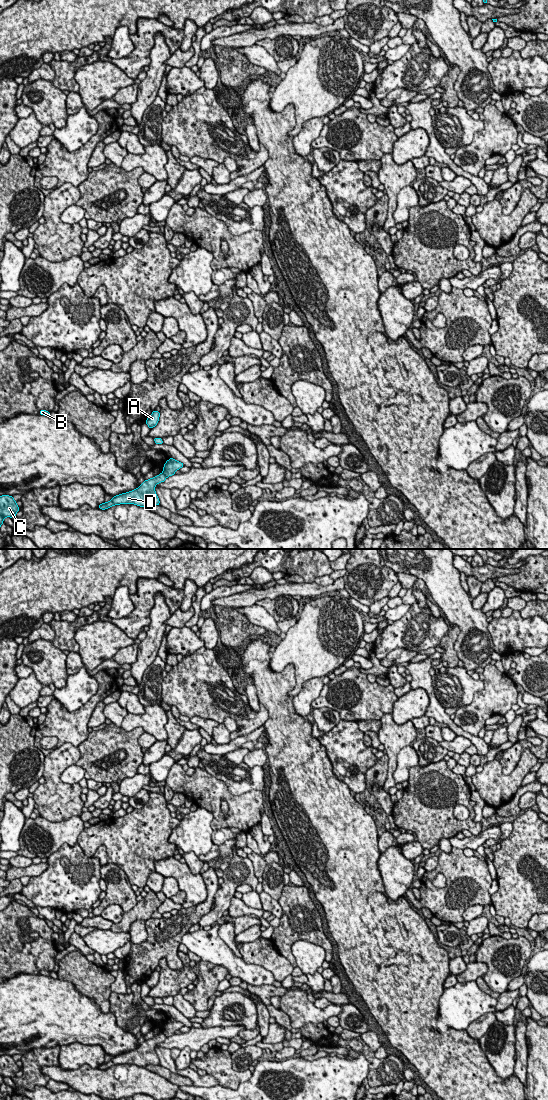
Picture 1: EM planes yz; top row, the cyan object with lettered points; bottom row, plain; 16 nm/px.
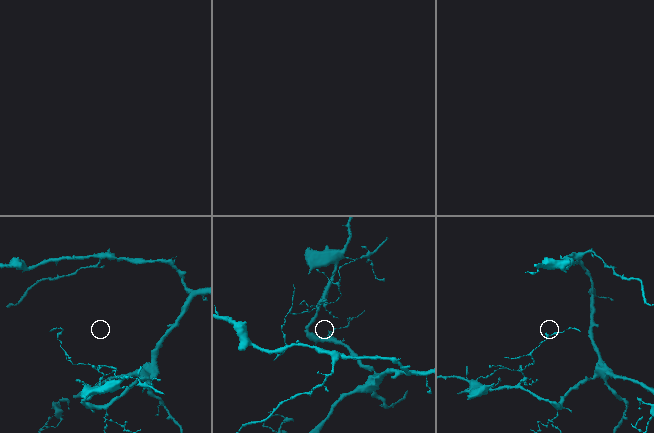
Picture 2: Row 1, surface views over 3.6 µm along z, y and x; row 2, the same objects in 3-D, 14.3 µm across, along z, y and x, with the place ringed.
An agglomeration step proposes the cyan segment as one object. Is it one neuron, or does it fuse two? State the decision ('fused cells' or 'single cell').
fused cells

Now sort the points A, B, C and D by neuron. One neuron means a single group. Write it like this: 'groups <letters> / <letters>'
groups A B / C D

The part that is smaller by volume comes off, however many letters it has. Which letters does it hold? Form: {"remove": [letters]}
{"remove": ["A", "B"]}

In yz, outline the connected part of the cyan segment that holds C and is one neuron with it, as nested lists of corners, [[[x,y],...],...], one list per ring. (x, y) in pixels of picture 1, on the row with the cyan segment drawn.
[[[2,495],[0,496],[0,526],[4,523],[3,520],[6,517],[15,517],[16,513],[20,510],[16,501],[12,496]]]

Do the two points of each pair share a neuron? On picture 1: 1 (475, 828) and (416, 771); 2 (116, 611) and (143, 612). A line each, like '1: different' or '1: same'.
1: same
2: different

